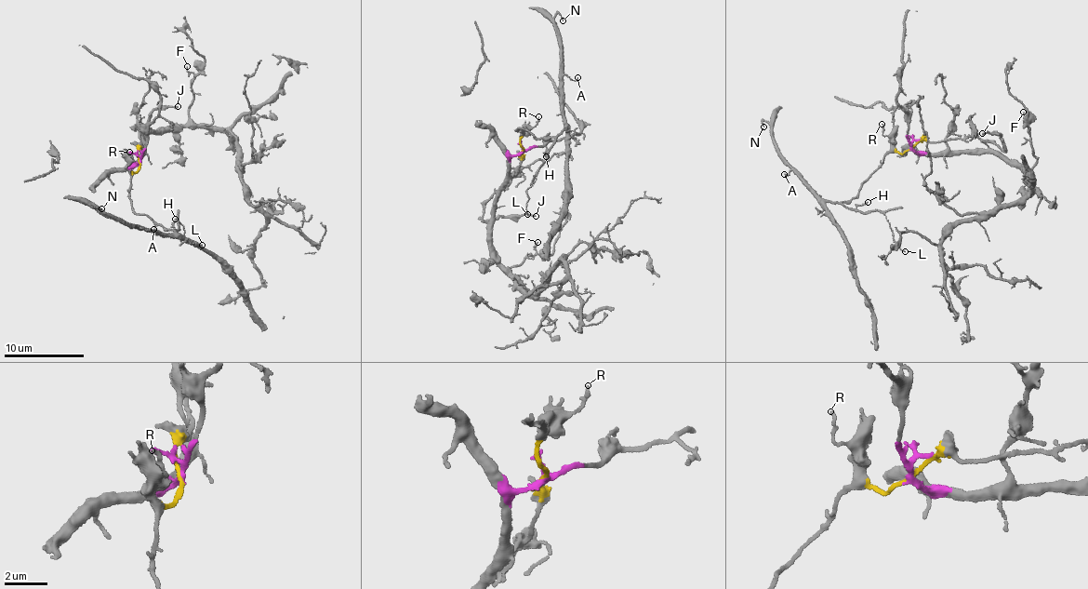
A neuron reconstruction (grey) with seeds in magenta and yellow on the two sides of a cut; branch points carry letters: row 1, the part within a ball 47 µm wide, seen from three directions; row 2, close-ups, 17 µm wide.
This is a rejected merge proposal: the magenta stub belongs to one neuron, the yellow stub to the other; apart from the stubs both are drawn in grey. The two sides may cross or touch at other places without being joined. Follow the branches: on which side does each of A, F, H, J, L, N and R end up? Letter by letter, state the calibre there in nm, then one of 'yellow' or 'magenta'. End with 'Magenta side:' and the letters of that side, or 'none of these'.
A: 100 nm thick; yellow
F: 70 nm thick; magenta
H: 140 nm thick; yellow
J: 140 nm thick; yellow
L: 110 nm thick; yellow
N: 90 nm thick; yellow
R: 120 nm thick; yellow
Magenta side: F

